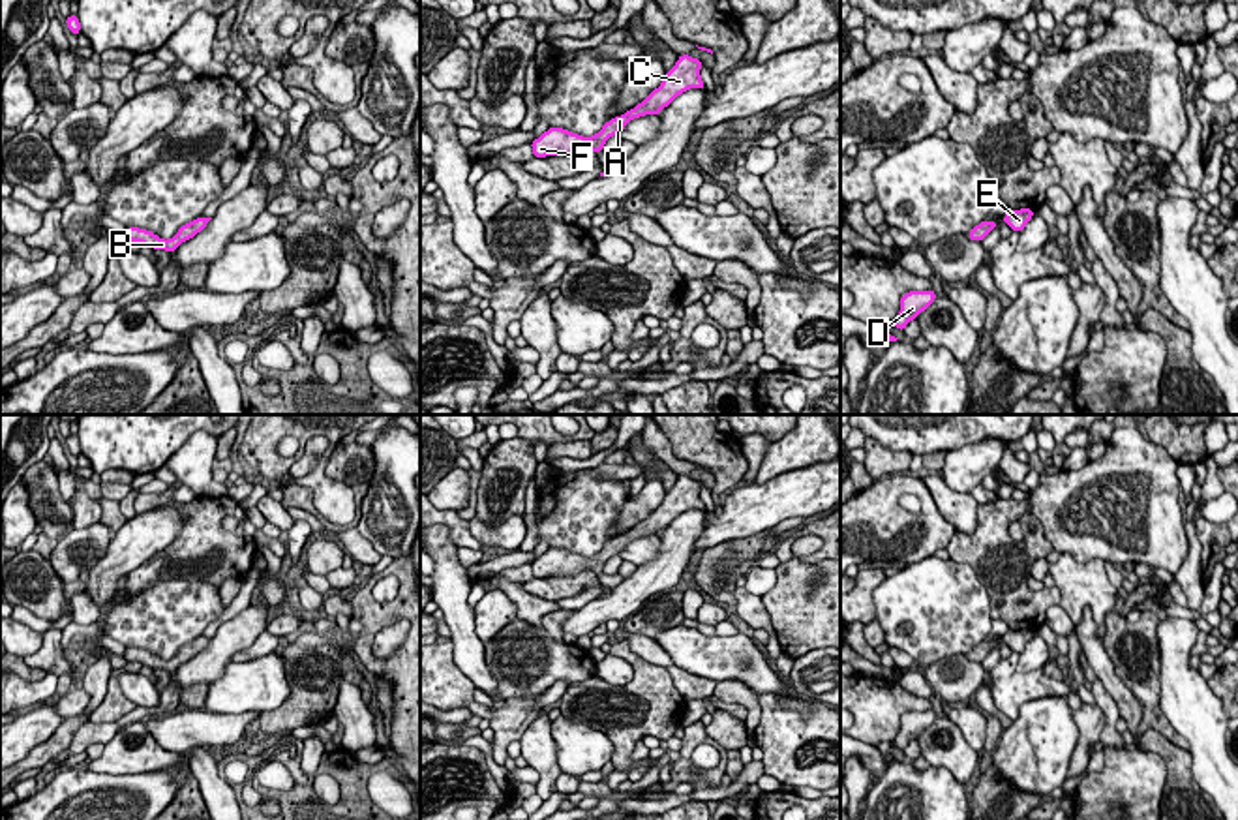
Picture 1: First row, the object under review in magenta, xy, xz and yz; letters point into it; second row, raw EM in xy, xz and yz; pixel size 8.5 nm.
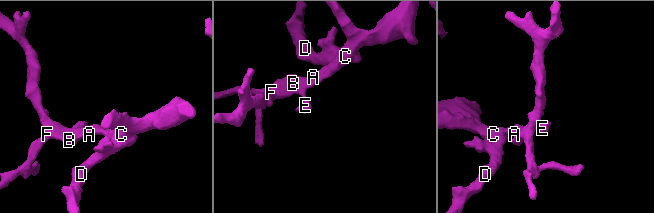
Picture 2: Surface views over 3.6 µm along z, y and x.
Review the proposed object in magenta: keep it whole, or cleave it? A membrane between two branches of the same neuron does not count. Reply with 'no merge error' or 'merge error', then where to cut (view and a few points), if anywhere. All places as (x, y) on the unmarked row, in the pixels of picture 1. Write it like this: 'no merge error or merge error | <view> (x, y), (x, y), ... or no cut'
no merge error | no cut

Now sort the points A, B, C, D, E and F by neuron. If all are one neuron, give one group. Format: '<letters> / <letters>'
A B C D E F

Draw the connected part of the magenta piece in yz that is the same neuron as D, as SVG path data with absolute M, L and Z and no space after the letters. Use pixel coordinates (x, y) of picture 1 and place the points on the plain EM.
M928 709L928 711L910 711L910 713L904 713L900 717L900 732L898 736L895 737L893 745L904 752L906 745L913 739L917 739L917 736L921 732L925 732L934 721L936 721L936 713L934 709Z

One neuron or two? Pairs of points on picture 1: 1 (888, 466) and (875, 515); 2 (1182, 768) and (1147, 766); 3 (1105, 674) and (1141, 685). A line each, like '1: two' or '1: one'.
1: two
2: two
3: two

